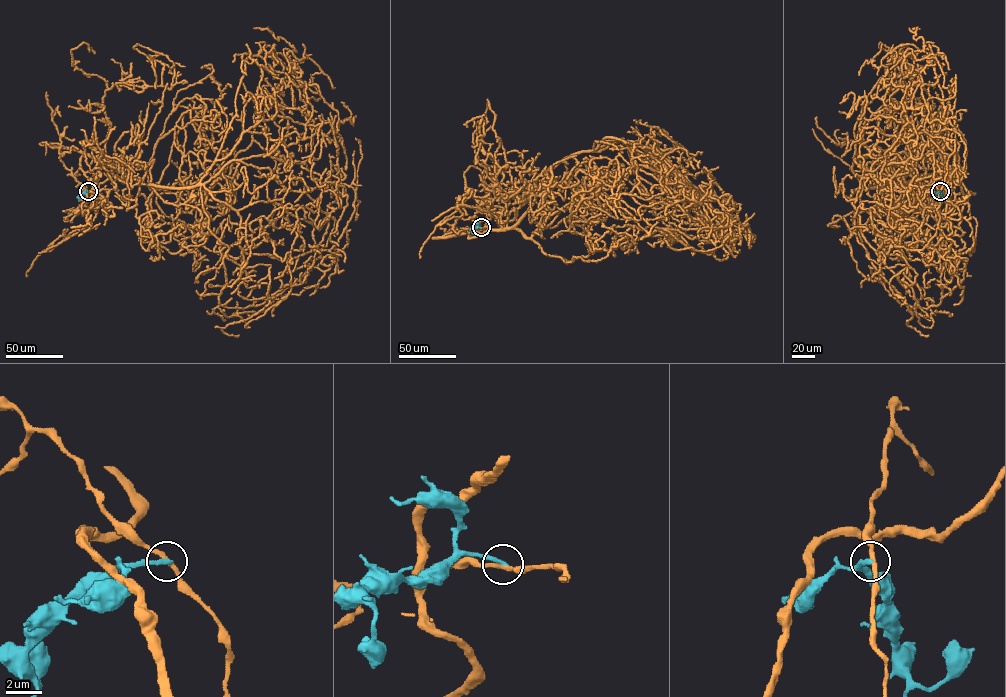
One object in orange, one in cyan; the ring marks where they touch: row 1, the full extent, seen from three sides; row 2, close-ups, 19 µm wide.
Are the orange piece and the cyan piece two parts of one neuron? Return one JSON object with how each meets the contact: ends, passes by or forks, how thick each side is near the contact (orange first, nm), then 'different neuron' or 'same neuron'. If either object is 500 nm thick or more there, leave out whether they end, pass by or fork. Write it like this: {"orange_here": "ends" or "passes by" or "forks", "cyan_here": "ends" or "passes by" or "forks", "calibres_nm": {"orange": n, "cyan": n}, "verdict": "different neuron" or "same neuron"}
{"orange_here": "passes by", "cyan_here": "ends", "calibres_nm": {"orange": 240, "cyan": 260}, "verdict": "different neuron"}

